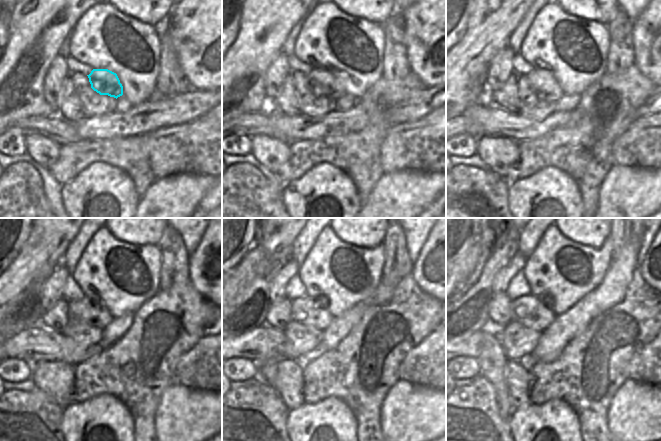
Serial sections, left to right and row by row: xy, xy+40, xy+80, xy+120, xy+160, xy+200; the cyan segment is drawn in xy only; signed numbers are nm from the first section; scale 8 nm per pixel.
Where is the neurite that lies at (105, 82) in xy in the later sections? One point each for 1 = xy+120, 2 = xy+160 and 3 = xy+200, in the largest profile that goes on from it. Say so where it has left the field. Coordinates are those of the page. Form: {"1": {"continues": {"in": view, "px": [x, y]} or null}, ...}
{"1": {"continues": {"in": "xy+120", "px": [90, 309]}}, "2": {"continues": {"in": "xy+160", "px": [307, 310]}}, "3": {"continues": {"in": "xy+200", "px": [535, 313]}}}

